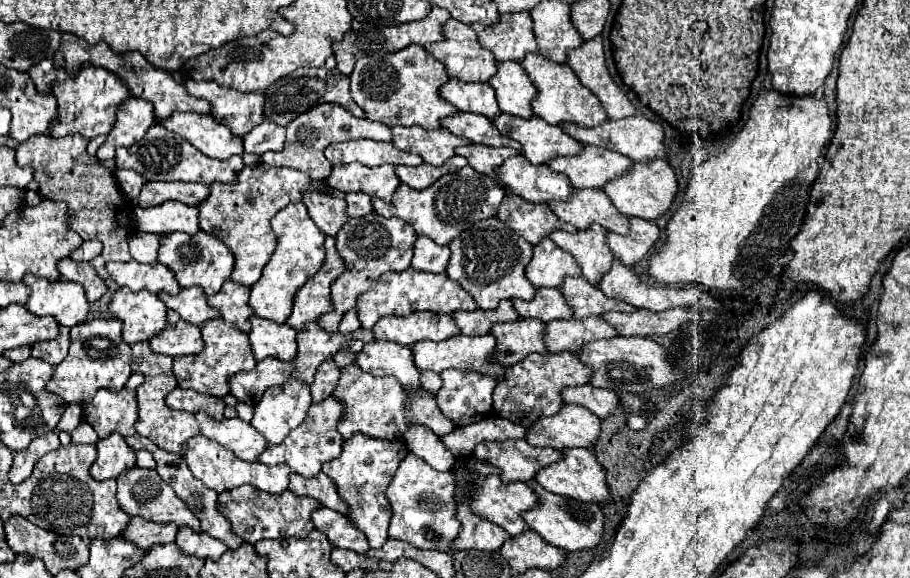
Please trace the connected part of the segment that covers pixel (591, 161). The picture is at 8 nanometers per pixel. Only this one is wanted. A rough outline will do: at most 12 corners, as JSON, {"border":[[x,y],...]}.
{"border":[[585,146],[549,166],[573,188],[601,190],[633,168],[619,152]]}

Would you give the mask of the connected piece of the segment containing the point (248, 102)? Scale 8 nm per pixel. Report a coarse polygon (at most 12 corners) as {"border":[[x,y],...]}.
{"border":[[187,80],[191,96],[245,136],[265,120],[265,94],[243,94],[217,82]]}

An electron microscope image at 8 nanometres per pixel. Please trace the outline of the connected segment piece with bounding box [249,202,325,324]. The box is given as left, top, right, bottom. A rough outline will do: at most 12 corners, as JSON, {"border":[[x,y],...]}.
{"border":[[303,202],[271,220],[277,248],[251,286],[257,316],[283,324],[323,266],[325,236]]}

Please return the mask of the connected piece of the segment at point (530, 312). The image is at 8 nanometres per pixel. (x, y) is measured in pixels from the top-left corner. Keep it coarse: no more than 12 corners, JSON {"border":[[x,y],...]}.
{"border":[[539,288],[533,300],[513,300],[521,318],[573,318],[559,288]]}

